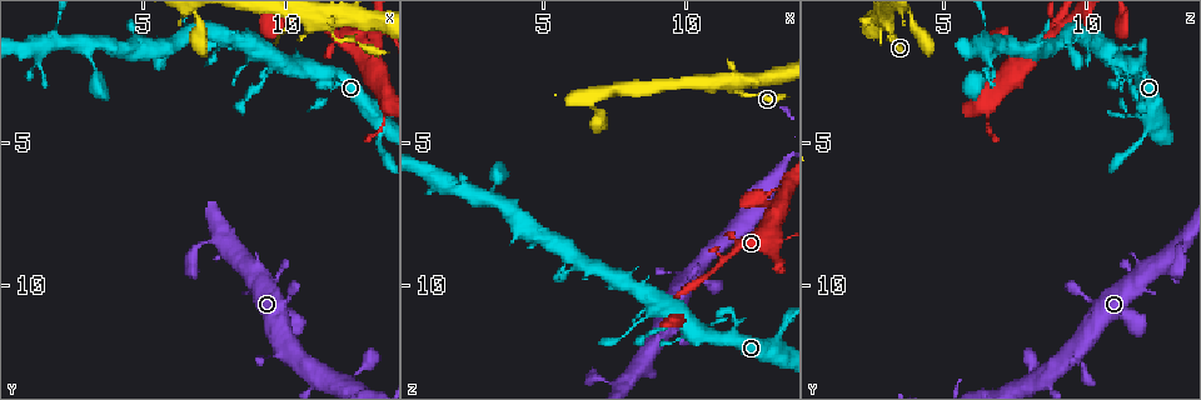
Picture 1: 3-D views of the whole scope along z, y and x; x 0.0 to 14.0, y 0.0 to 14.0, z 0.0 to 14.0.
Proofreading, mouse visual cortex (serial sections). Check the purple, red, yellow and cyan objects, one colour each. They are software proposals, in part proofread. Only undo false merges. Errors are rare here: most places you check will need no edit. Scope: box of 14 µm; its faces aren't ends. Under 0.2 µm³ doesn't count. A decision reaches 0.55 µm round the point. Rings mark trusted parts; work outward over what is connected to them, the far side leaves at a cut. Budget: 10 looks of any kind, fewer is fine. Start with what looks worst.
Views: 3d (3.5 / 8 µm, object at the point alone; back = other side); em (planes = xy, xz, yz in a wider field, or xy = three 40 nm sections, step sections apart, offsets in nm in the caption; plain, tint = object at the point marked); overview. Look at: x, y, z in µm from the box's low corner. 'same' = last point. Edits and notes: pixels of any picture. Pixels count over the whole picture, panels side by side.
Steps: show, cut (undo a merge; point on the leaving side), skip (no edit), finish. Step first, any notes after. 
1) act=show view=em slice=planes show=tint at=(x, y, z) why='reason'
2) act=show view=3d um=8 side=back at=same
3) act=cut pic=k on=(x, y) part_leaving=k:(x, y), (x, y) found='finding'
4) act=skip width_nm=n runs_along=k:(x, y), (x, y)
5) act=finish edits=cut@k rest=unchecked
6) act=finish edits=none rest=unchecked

act=show view=3d um=3.5 at=(11.4, 1.0, 9.0)

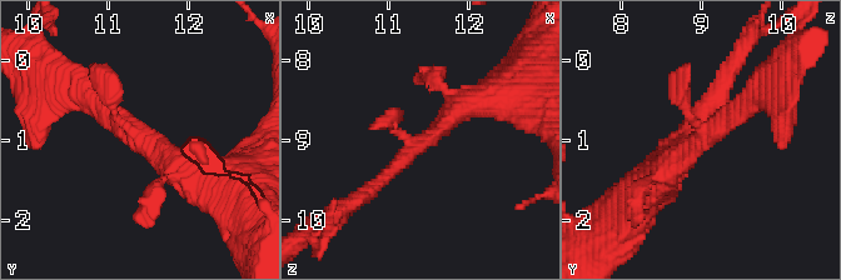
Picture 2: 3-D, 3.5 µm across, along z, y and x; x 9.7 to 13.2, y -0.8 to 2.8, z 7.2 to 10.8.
act=show view=em slice=planes show=plain at=(11.35, 0.95, 9.10) arms=3 arm_widths_nm=200,200,300

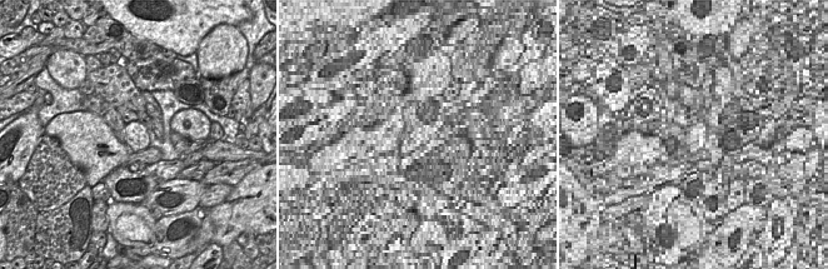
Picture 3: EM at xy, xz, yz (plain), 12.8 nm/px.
act=show view=em slice=planes show=tint at=same

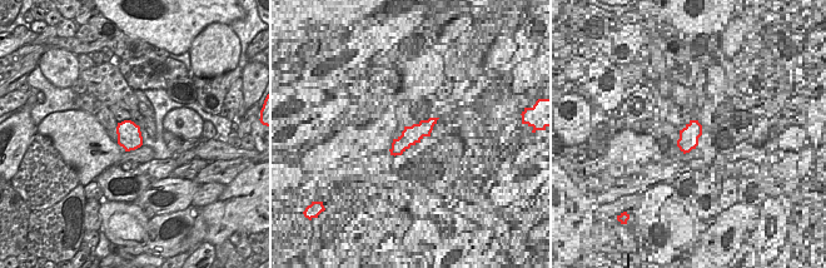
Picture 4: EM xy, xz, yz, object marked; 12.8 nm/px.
act=skip found='all the same cell'

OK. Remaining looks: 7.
act=show view=3d um=3.5 at=(13.3, 4.6, 12.1) why='four-way junction'

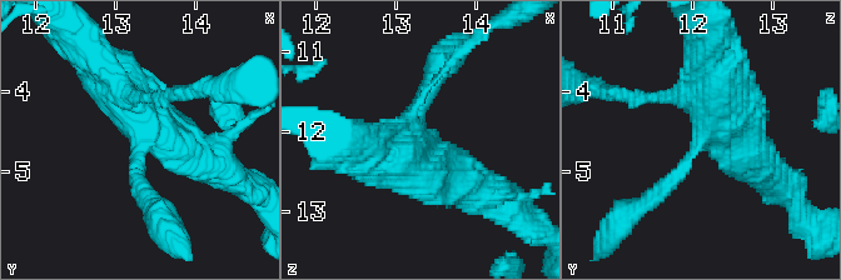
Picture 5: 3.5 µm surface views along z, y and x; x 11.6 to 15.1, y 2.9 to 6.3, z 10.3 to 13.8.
act=show view=em slice=xy step=1 show=tint at=(13.30, 4.60, 12.05)

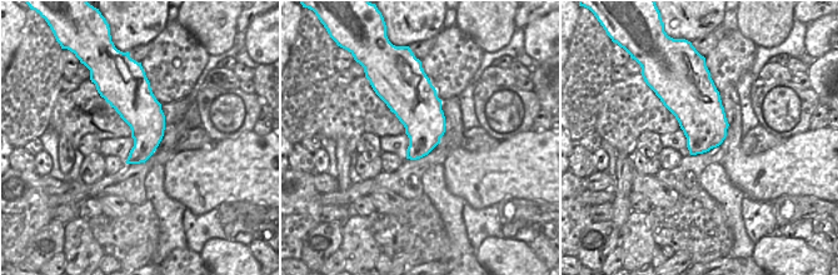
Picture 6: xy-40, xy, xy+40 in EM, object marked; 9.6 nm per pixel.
act=skip runs_along=5:(91, 54), (130, 108), (192, 158) found='one cell here'

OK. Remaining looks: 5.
act=show view=3d um=3.5 side=back at=(13.1, 2.1, 7.4) why='sudden change in width'

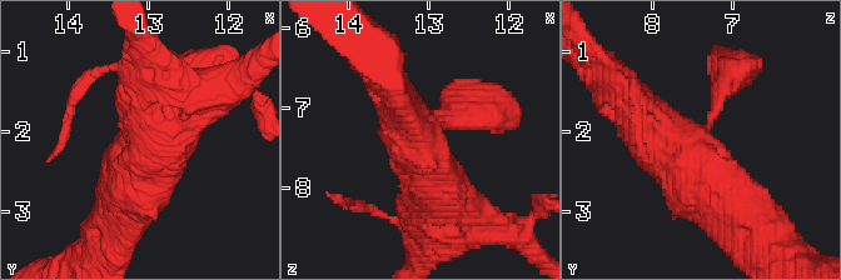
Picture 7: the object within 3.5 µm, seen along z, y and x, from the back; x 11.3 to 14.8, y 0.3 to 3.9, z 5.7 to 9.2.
act=show view=em slice=xy step=1 show=tint at=same arms=3 arm_widths_nm=150,500,600 why='shape alone is not enough'

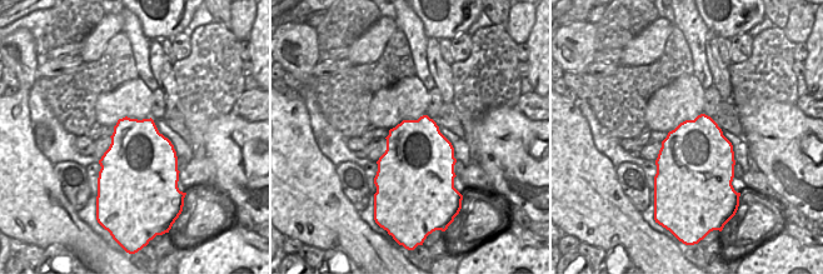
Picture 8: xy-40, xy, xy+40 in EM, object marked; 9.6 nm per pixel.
act=skip runs_along=7:(631, 100), (737, 208) found='continuous, no second cell'

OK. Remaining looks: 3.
act=show view=3d um=3.5 at=(3.3, 2.4, 6.4) why='sudden change in width'

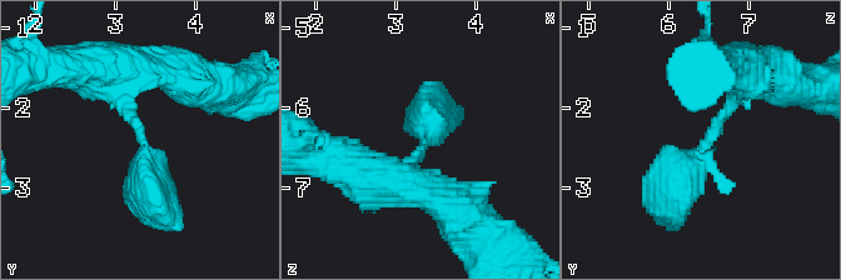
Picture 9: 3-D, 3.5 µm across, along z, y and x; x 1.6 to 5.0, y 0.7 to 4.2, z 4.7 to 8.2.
act=show view=em slice=planes show=tint at=(3.35, 2.50, 6.45) why='need the tissue'

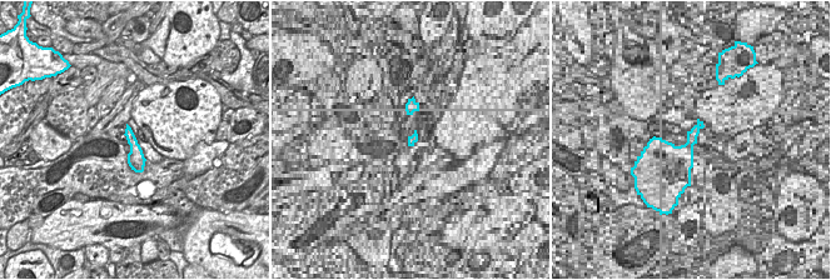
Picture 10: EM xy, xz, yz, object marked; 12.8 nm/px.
act=skip runs_along=9:(744, 65), (673, 214) found='all the same cell'

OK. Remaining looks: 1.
act=finish edits=none rest=unchecked

